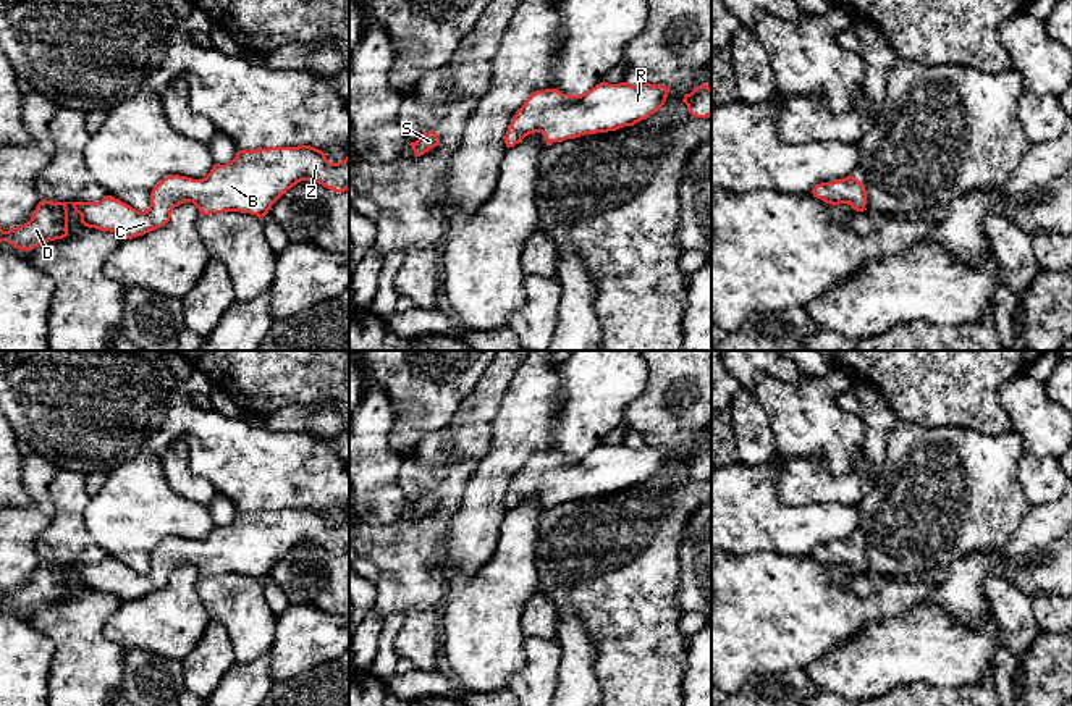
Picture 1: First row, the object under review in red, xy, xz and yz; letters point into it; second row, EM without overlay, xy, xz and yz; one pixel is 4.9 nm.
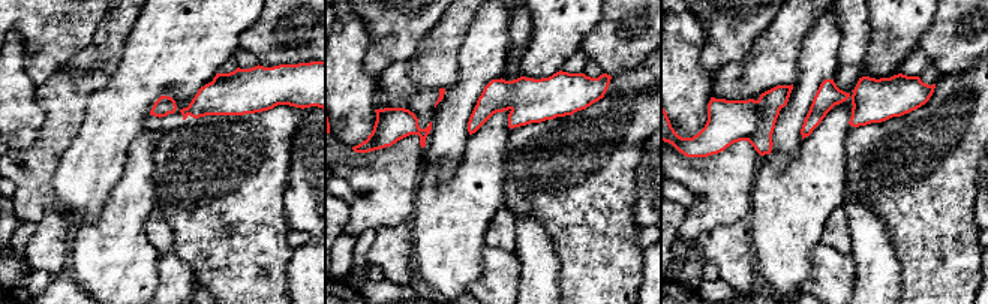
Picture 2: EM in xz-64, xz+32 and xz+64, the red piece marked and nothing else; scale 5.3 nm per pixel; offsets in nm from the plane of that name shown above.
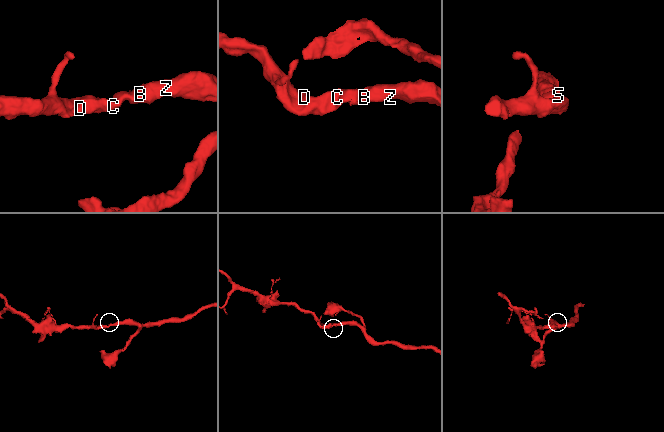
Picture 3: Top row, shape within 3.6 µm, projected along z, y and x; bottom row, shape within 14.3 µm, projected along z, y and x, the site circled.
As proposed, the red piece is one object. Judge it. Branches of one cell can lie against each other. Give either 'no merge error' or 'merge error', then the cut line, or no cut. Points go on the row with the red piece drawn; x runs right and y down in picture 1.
no merge error | no cut

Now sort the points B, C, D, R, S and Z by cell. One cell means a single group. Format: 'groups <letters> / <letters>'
groups B C D R S Z

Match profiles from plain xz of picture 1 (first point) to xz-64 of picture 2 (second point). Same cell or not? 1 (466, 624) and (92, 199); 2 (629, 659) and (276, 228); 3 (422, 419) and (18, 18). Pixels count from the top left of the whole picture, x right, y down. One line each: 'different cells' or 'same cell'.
1: different cells
2: same cell
3: same cell

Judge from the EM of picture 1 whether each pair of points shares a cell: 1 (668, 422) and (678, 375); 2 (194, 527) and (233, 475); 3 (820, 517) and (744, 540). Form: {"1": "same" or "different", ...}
{"1": "same", "2": "different", "3": "same"}

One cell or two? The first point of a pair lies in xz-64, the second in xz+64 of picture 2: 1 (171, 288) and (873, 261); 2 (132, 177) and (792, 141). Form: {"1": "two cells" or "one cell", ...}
{"1": "two cells", "2": "two cells"}

